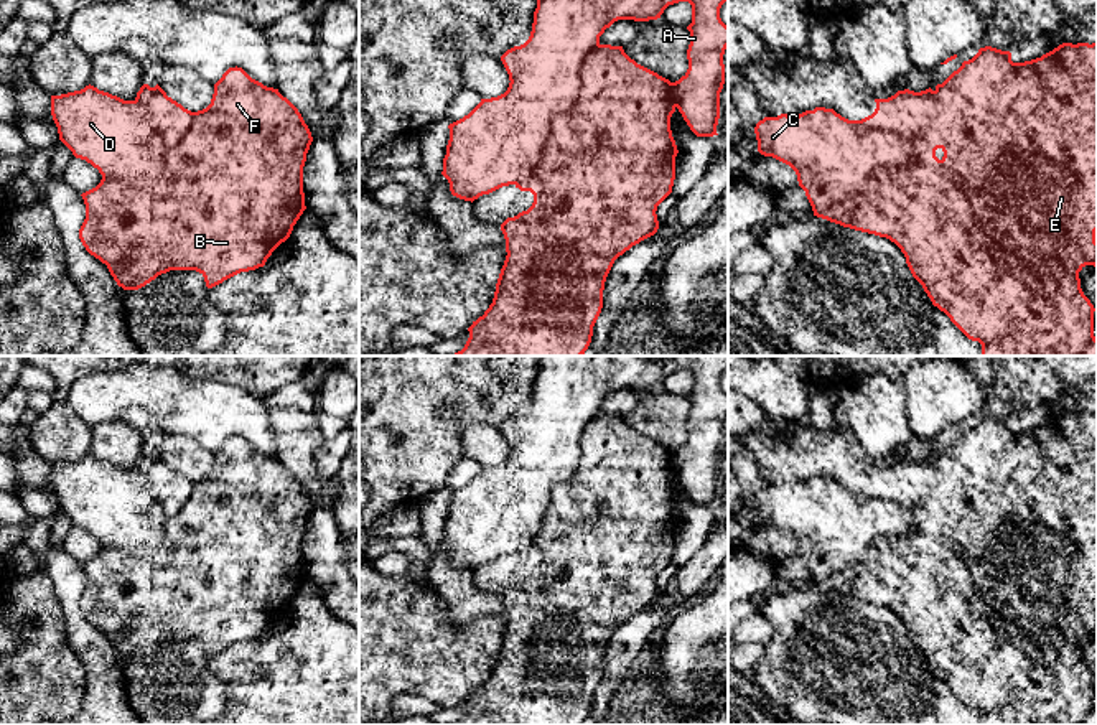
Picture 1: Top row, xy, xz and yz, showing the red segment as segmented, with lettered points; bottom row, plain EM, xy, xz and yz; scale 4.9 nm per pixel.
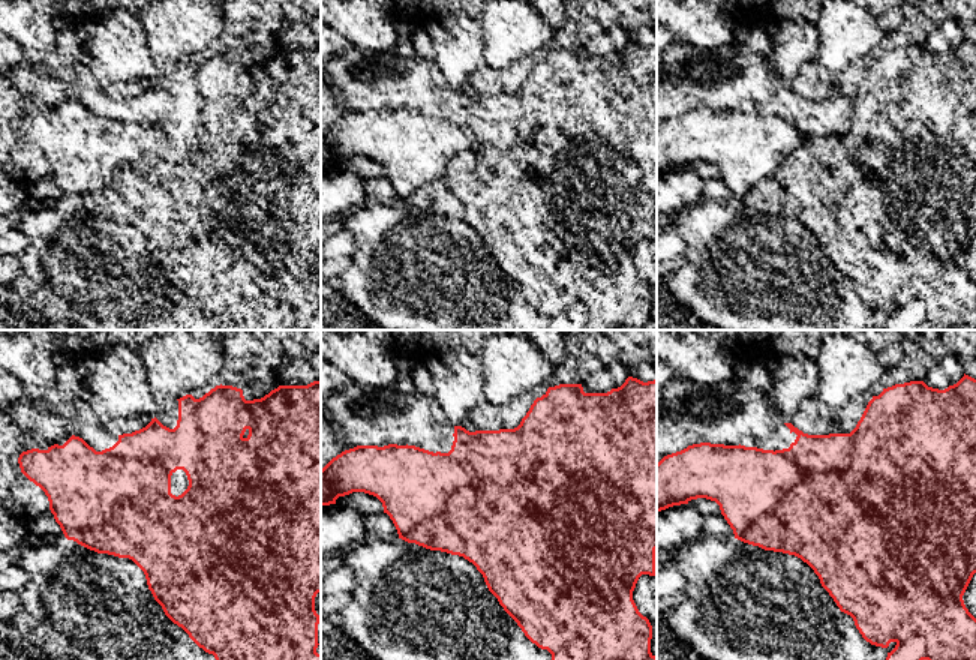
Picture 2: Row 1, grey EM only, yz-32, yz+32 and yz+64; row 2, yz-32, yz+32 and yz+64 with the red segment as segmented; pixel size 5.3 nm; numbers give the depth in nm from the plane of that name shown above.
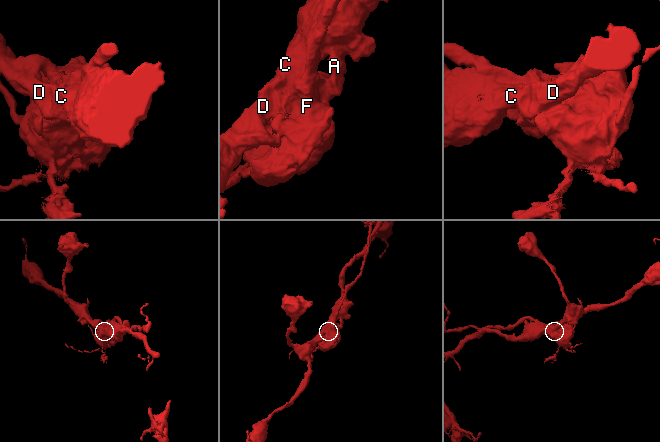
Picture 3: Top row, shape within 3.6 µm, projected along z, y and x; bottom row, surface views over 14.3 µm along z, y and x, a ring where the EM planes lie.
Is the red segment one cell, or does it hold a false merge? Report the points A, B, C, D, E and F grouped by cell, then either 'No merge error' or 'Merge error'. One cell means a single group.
Groups: A C D / B E F. Merge error

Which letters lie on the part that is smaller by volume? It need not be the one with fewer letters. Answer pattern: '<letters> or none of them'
B, E, F

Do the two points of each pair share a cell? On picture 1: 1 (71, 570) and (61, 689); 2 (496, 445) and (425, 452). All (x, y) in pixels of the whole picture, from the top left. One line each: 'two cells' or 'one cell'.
1: two cells
2: two cells

